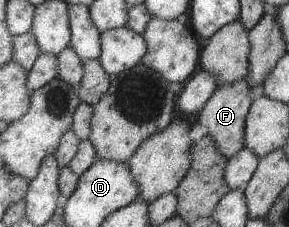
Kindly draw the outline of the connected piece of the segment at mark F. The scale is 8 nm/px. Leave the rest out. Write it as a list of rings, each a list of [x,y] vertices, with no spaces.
[[[248,78],[235,83],[223,84],[210,98],[208,104],[199,112],[199,124],[205,126],[222,154],[229,159],[235,157],[247,146],[247,118],[252,106],[252,84]]]

